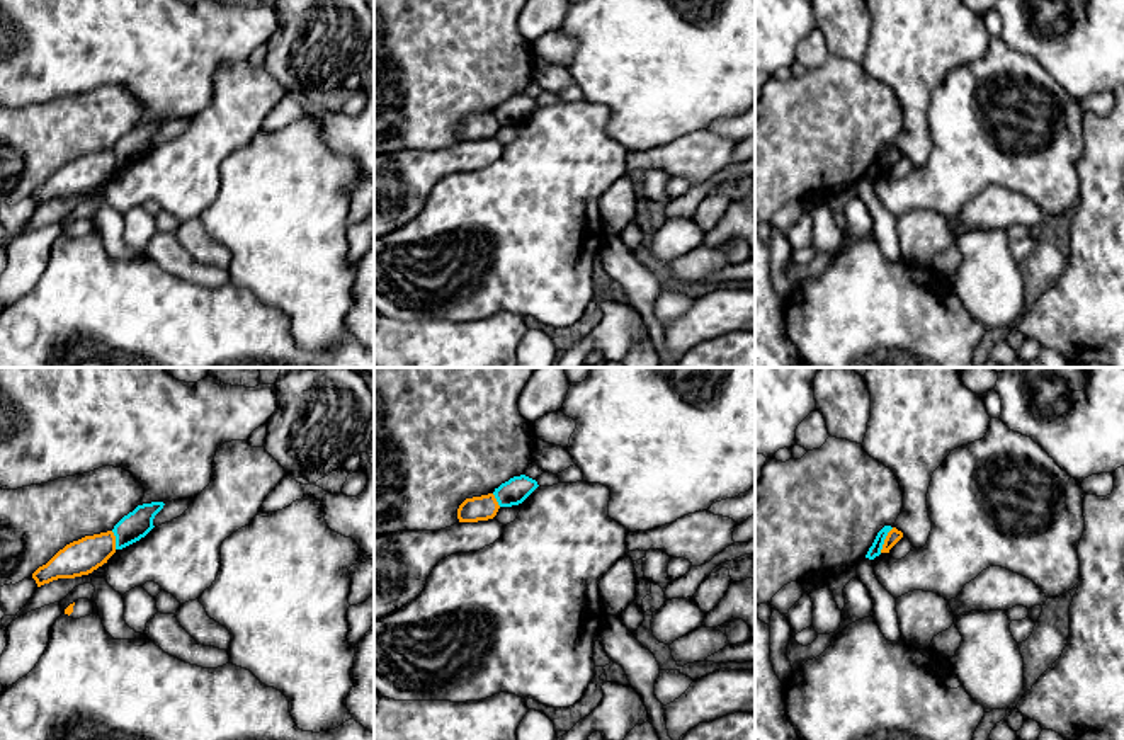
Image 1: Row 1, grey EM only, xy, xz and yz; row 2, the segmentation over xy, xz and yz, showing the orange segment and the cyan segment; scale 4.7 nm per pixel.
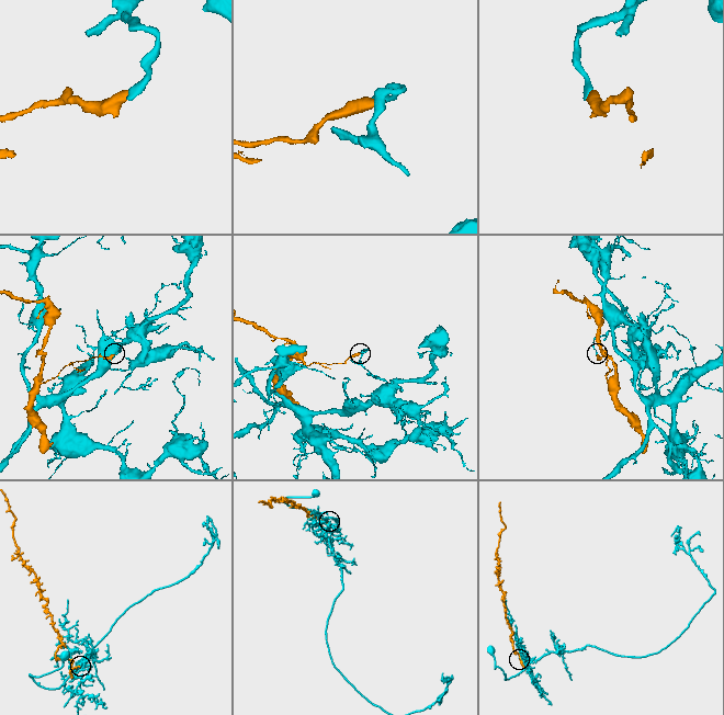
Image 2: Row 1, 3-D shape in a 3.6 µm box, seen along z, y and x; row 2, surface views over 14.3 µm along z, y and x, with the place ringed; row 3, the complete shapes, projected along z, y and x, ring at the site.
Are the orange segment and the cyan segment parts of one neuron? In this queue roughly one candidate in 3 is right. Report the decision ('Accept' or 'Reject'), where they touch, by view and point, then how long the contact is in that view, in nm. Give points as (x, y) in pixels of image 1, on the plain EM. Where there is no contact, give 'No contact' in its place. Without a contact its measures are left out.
Reject. Touches orange at yz (885, 159). Shared border 140 nm

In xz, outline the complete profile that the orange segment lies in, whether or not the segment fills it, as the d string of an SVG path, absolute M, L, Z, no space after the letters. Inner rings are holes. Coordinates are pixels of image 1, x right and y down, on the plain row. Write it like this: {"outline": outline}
{"outline": "M493 112L466 117L457 128L459 141L478 141L493 138L500 124Z"}

